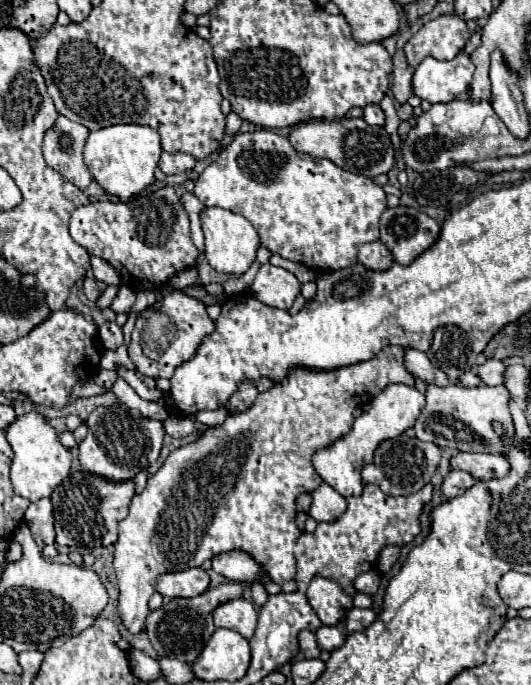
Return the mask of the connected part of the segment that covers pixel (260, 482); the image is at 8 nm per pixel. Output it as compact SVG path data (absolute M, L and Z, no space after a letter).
M386 346L382 348L372 360L366 360L366 362L358 362L354 366L344 366L344 368L338 368L338 370L332 370L332 372L312 372L312 370L304 370L304 368L296 368L288 374L288 378L280 384L274 384L268 392L264 394L258 394L256 402L252 408L248 408L246 412L238 412L238 414L230 414L226 418L226 422L222 426L216 426L216 428L208 428L202 436L198 436L196 442L192 444L186 444L182 448L176 448L174 452L170 452L170 456L166 458L166 462L160 466L160 470L156 474L152 474L148 478L148 484L146 488L136 494L132 498L132 504L130 504L130 512L128 516L120 522L118 526L118 542L114 544L114 570L116 570L116 578L118 578L118 584L120 584L120 600L118 600L118 612L120 612L120 618L124 622L124 626L130 630L130 632L140 632L144 630L144 622L146 622L146 616L148 616L148 600L150 596L154 594L154 582L156 582L156 576L164 574L164 572L180 572L180 570L188 570L188 568L194 568L194 566L202 566L206 560L212 560L214 556L222 554L222 552L230 552L230 550L242 550L246 552L248 556L252 556L252 560L256 564L260 564L262 568L262 578L266 576L270 582L282 586L284 582L292 580L296 576L296 558L294 558L294 544L296 540L300 538L300 528L296 526L294 518L296 518L296 508L294 508L294 500L304 494L304 492L314 492L318 486L324 484L324 480L316 474L314 466L312 466L312 456L314 452L322 450L322 448L328 448L332 446L336 440L340 440L344 434L350 432L352 428L352 410L358 408L362 402L368 402L370 398L374 398L378 392L382 392L388 384L394 384L394 382L402 382L402 384L414 384L414 378L412 374L404 368L402 364L402 356L404 356L404 348L400 346Z

